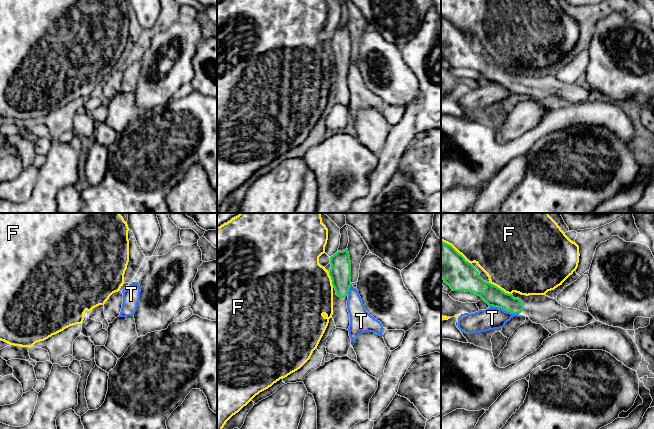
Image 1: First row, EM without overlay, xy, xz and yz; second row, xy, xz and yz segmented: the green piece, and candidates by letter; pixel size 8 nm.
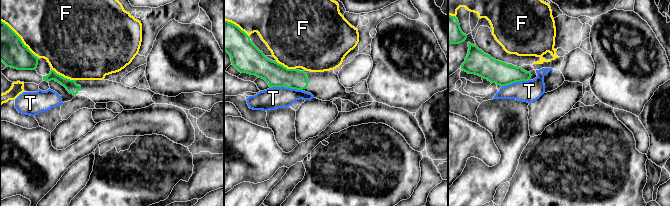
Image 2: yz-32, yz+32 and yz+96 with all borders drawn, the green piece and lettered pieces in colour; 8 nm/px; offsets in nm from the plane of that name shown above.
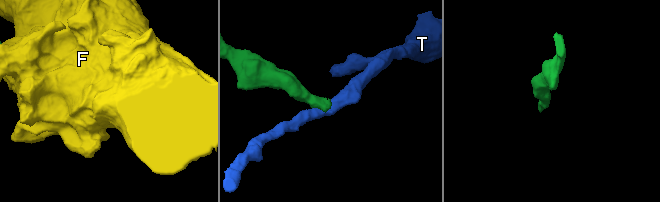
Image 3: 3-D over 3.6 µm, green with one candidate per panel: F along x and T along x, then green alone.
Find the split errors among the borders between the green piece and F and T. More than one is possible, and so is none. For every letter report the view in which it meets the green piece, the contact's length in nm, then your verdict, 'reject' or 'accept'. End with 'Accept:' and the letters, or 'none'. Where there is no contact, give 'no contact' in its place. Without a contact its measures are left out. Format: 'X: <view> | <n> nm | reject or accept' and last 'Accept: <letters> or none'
F: yz | 200 nm | reject
T: yz | 240 nm | reject
Accept: none

